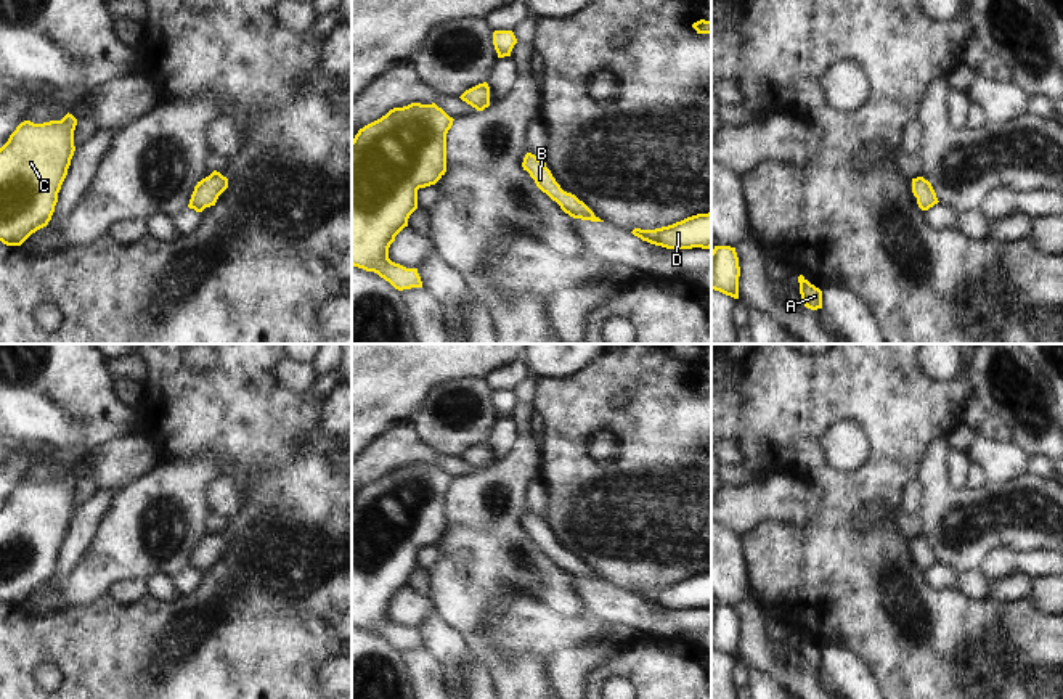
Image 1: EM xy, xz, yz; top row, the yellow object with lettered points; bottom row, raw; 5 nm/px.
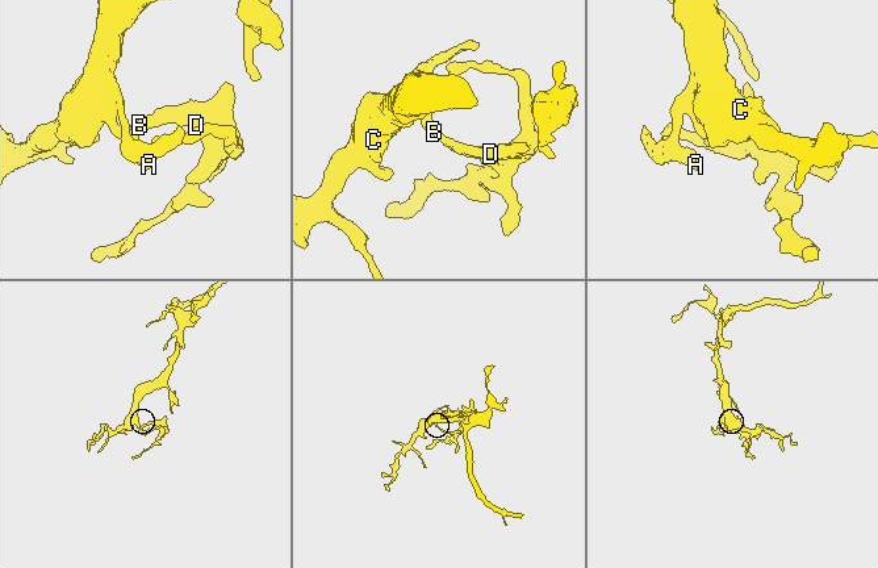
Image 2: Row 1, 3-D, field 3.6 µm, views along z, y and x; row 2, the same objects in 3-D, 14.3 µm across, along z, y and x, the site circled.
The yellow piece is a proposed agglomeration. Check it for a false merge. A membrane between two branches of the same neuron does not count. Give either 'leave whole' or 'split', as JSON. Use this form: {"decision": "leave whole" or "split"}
{"decision": "leave whole"}

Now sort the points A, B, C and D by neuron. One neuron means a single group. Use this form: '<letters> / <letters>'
A B C D

